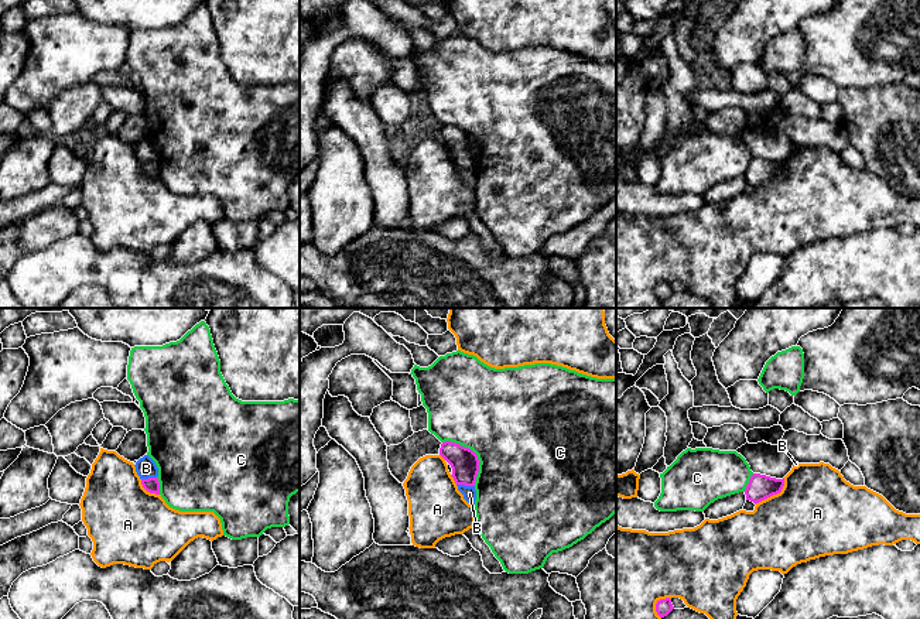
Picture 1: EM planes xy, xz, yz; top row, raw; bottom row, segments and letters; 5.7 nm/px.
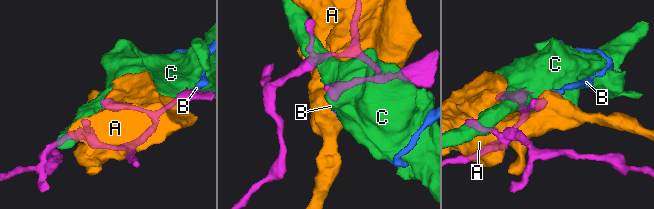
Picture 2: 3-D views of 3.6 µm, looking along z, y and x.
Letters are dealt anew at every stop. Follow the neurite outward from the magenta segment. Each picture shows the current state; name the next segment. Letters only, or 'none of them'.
none of them

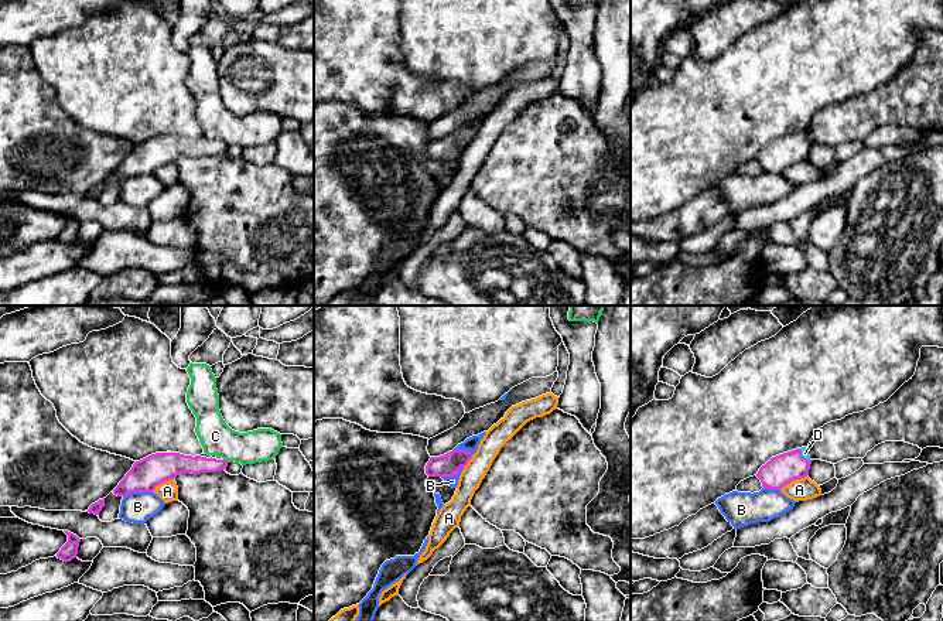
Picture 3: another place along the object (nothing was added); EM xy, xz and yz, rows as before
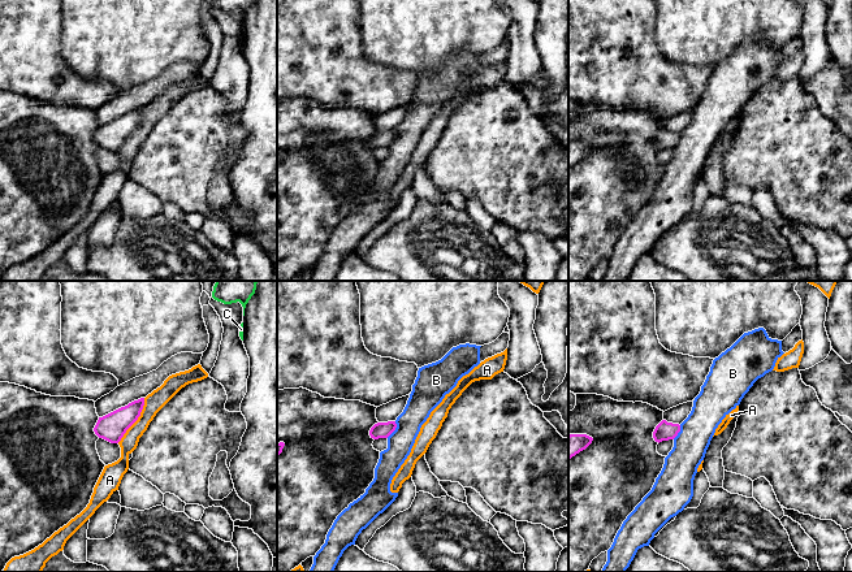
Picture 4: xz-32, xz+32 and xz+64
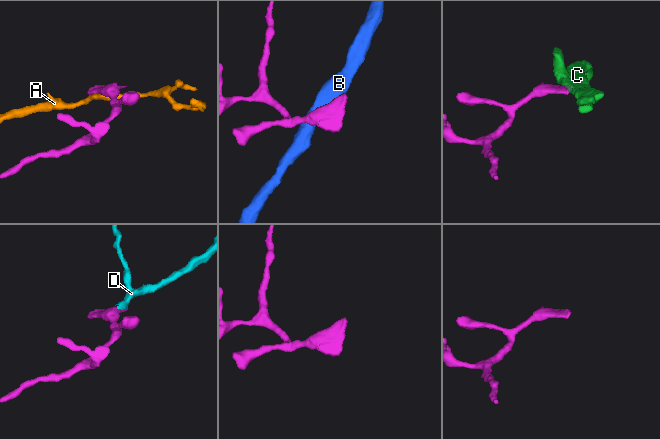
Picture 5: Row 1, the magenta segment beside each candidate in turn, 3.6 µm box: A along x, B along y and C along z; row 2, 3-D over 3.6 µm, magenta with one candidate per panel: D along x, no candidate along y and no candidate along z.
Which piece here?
D

